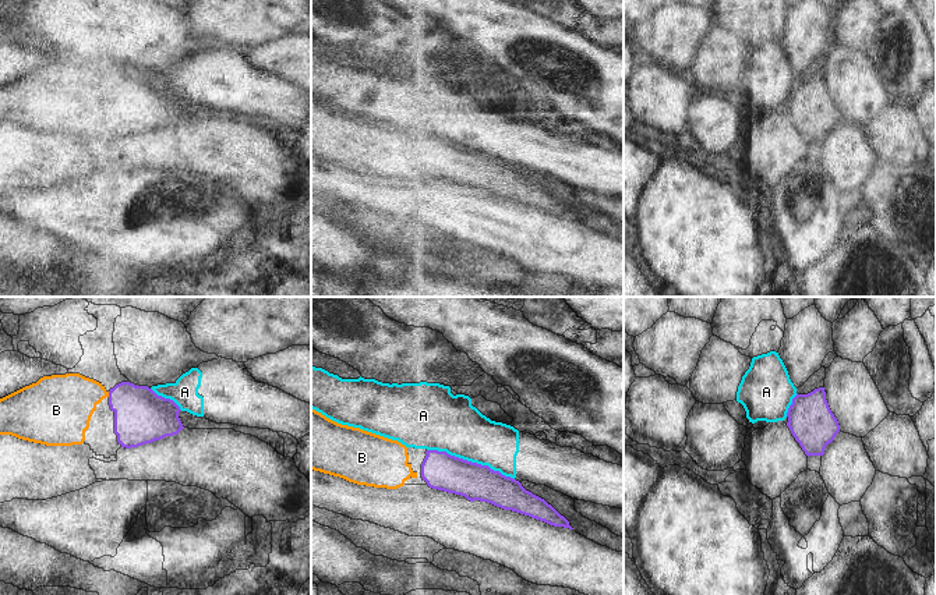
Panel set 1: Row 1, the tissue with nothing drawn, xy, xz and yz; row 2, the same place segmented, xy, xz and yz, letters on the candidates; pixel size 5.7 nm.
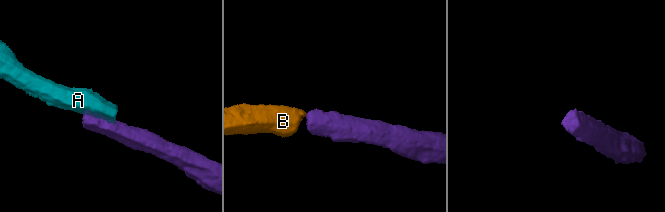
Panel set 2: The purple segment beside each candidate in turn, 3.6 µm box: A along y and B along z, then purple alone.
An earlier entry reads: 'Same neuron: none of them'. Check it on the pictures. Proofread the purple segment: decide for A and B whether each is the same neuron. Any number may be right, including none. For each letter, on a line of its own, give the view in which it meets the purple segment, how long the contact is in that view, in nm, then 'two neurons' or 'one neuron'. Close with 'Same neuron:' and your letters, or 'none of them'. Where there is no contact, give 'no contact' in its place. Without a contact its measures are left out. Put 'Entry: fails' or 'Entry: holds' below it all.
A: meets purple in xz; contact 550 nm long; two neurons
B: meets purple in xy; contact 30 nm long; one neuron
Same neuron: B
Entry: fails

